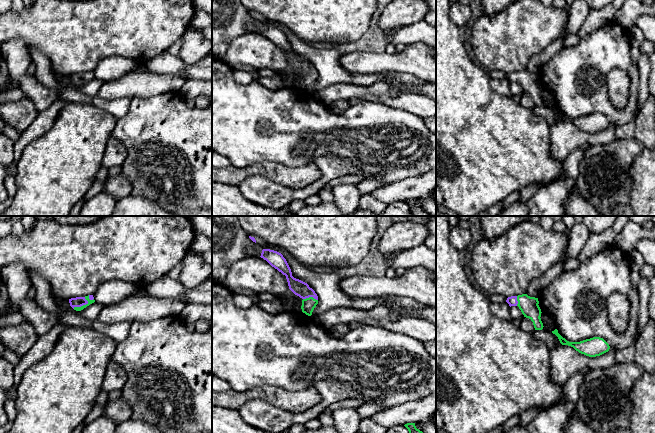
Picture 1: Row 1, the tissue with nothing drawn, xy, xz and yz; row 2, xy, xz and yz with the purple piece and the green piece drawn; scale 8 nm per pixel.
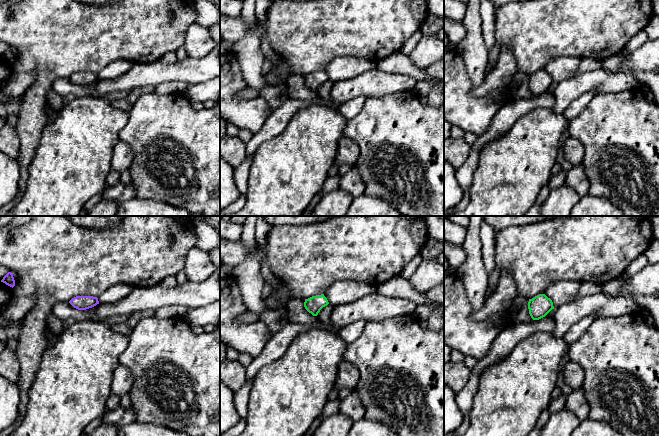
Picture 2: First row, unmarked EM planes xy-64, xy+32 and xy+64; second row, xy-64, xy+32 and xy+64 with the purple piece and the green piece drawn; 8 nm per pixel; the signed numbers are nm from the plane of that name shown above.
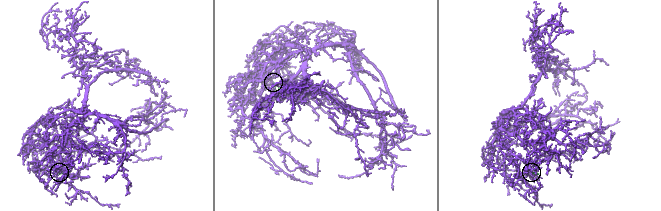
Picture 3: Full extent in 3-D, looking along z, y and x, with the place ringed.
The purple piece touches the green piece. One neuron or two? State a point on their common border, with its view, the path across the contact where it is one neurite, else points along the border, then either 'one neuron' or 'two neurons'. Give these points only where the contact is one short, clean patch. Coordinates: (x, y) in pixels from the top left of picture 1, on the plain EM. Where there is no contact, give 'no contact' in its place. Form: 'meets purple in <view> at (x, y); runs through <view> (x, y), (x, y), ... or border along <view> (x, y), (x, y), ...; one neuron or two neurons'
meets purple in xy at (80, 82); runs through xy (78, 77), (80, 82), (87, 78), (86, 73); one neuron

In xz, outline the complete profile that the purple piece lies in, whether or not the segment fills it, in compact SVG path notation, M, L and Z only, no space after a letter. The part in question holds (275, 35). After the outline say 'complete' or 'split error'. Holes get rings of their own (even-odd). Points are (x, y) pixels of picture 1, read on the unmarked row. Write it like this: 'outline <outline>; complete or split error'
outline M263 25L260 33L286 52L289 65L303 75L301 82L302 88L311 92L318 80L318 72L315 67L307 59L292 52L291 45L281 29L270 25Z; split error

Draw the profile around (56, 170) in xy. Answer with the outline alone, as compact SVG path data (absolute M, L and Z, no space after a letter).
M68 102L60 111L51 129L31 141L17 161L16 194L9 208L0 216L70 216L70 212L92 187L102 167L107 142L117 118L92 102Z

